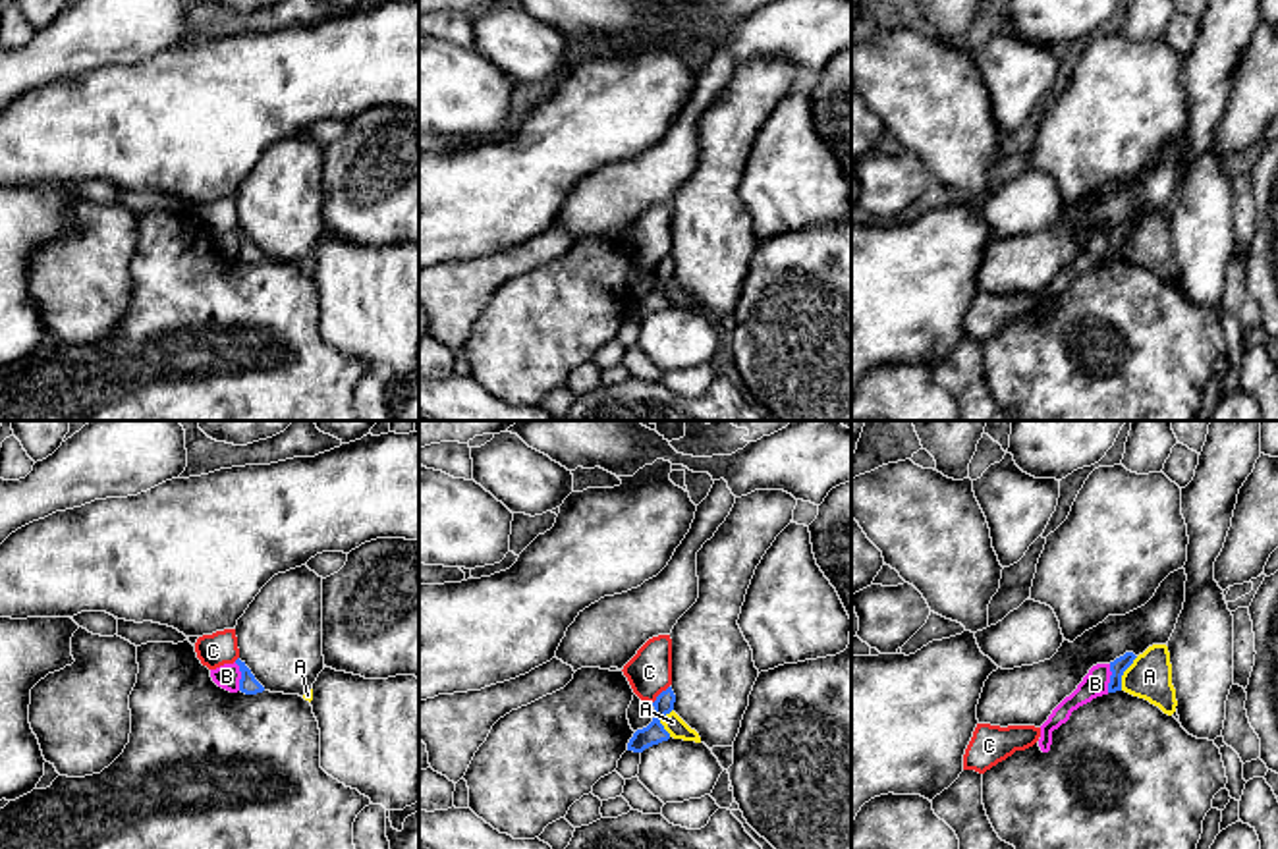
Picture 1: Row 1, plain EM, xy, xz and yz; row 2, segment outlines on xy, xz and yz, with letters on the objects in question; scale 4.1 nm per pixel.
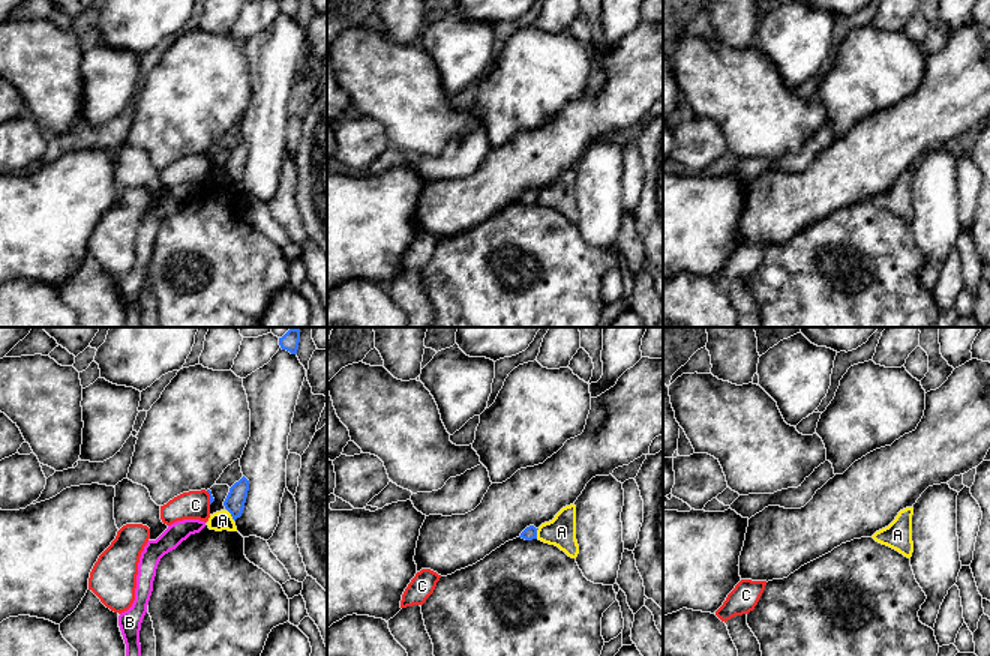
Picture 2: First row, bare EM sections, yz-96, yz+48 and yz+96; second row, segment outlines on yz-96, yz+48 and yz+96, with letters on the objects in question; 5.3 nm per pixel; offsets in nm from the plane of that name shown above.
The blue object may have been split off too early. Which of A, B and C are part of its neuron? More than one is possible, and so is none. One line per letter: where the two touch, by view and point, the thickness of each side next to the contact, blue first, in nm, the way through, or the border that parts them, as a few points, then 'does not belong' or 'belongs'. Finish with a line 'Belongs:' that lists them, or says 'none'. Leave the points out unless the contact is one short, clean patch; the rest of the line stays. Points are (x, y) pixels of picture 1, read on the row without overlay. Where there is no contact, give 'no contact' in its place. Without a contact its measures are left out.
A: contact yz (1122, 242); calibres 70 and 180 nm; does not belong
B: contact xy (242, 244); calibres 80 and 100 nm; does not belong
C: contact xz (659, 263); calibres 90 and 190 nm; border xz (668, 253), (653, 271); does not belong
Belongs: none

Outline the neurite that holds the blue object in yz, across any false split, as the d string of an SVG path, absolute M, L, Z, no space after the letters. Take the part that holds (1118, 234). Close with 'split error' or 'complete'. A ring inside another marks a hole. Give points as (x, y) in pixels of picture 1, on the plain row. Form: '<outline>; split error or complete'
M1125 220L1124 224L1116 226L1110 230L1110 251L1108 251L1108 260L1122 259L1122 243L1124 239L1133 232L1137 224L1133 220Z; complete

